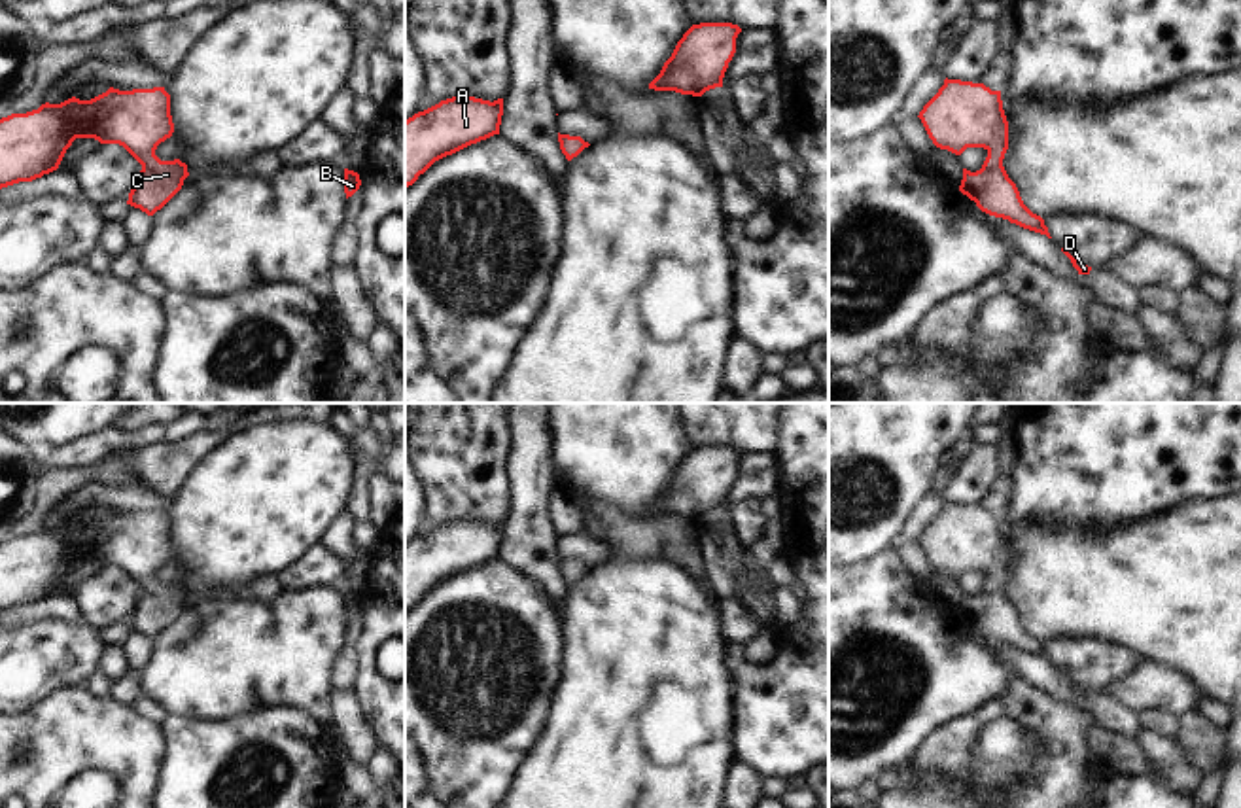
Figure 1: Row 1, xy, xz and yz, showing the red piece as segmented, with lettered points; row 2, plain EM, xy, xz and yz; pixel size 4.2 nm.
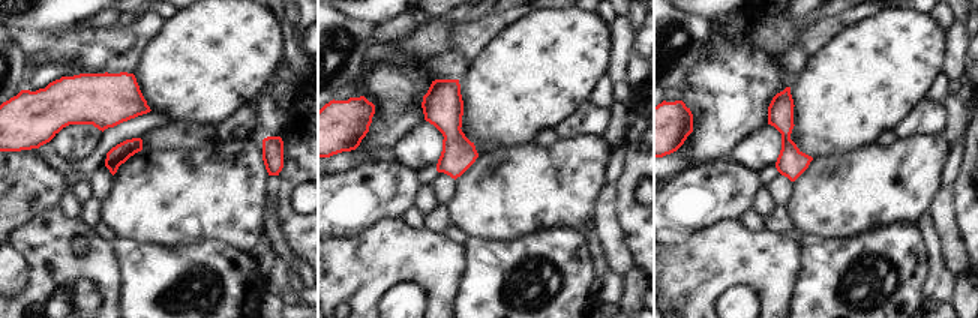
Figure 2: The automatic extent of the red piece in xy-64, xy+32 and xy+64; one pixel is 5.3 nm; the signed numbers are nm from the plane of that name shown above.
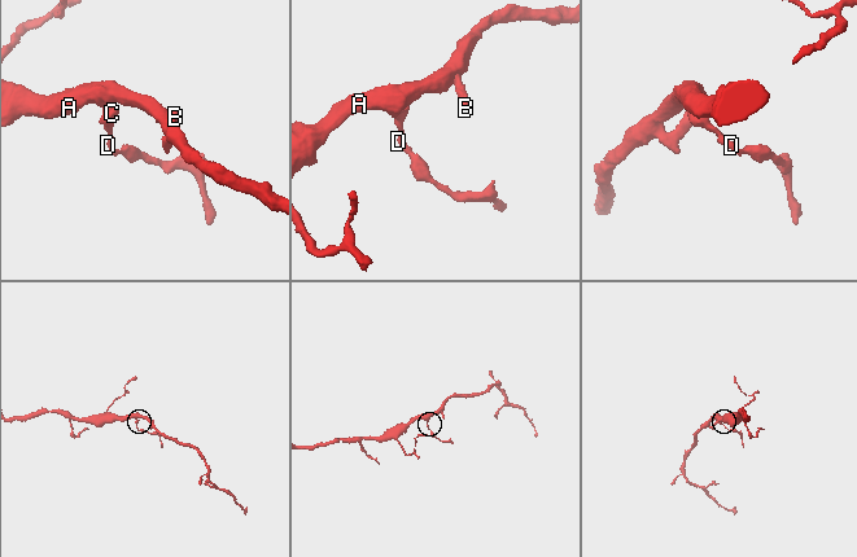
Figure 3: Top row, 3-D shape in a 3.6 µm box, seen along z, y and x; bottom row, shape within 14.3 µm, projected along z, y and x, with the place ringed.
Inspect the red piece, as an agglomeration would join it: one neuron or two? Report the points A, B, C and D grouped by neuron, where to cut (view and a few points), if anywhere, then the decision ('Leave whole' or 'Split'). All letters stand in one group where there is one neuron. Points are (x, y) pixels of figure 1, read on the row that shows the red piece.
Groups: A B C D. No split. Leave whole.

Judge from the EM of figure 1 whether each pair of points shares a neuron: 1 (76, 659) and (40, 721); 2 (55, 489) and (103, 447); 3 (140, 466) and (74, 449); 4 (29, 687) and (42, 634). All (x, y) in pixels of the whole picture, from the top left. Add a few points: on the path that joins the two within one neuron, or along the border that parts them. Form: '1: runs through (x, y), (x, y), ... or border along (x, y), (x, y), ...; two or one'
1: border along (84, 682), (72, 687), (59, 687), (21, 712); two
2: border along (125, 449), (89, 464), (46, 470); two
3: border along (161, 441), (135, 451); two
4: runs through (29, 674), (29, 665), (40, 653), (40, 648); one

